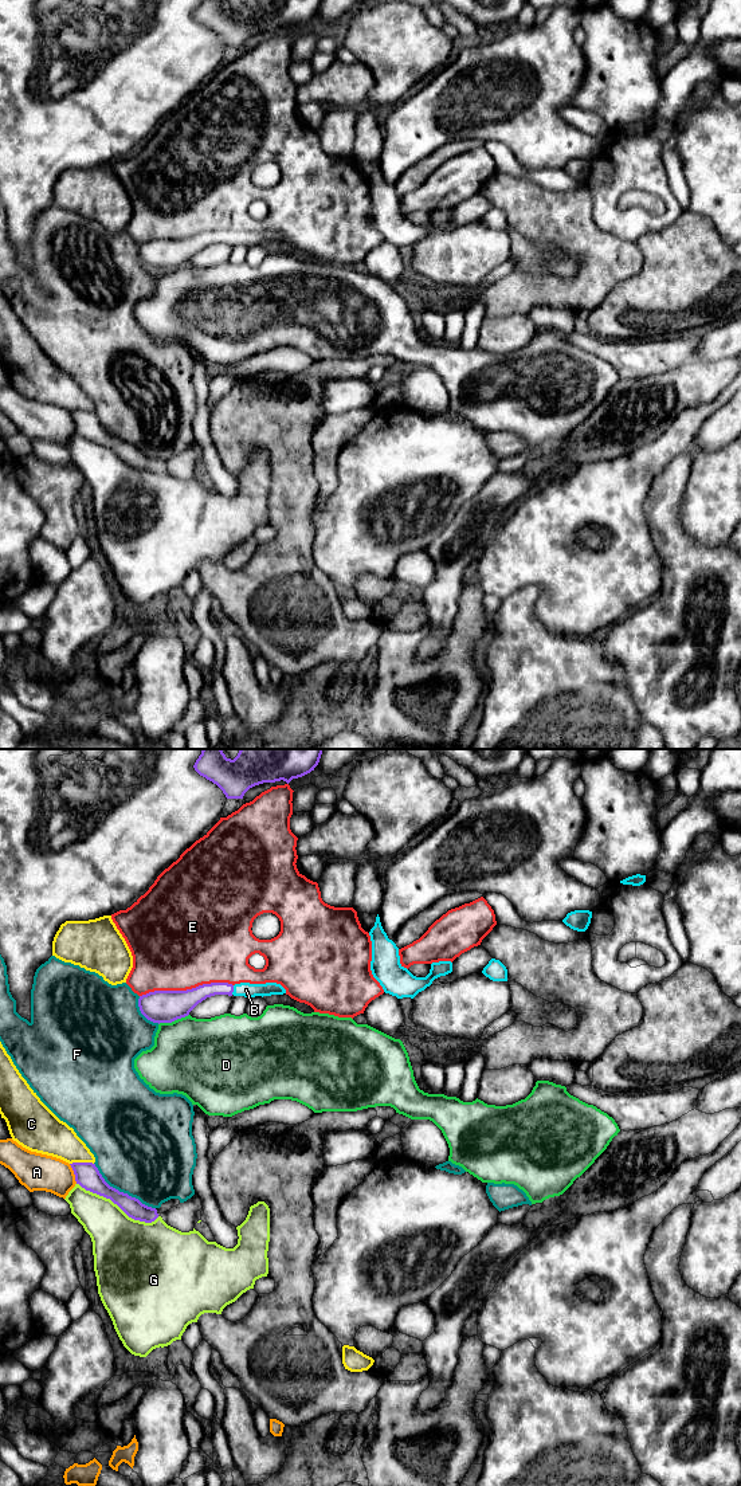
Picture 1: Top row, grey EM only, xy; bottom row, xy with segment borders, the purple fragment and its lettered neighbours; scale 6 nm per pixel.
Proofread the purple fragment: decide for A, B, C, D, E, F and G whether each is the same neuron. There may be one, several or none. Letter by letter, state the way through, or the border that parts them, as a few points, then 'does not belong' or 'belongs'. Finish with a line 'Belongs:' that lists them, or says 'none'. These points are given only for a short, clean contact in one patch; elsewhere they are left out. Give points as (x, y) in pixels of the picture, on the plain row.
A: does not belong
B: across xy (192, 246), (208, 238), (232, 238), (246, 238) | belongs
C: does not belong
D: does not belong
E: does not belong
F: does not belong
G: does not belong
Belongs: B

